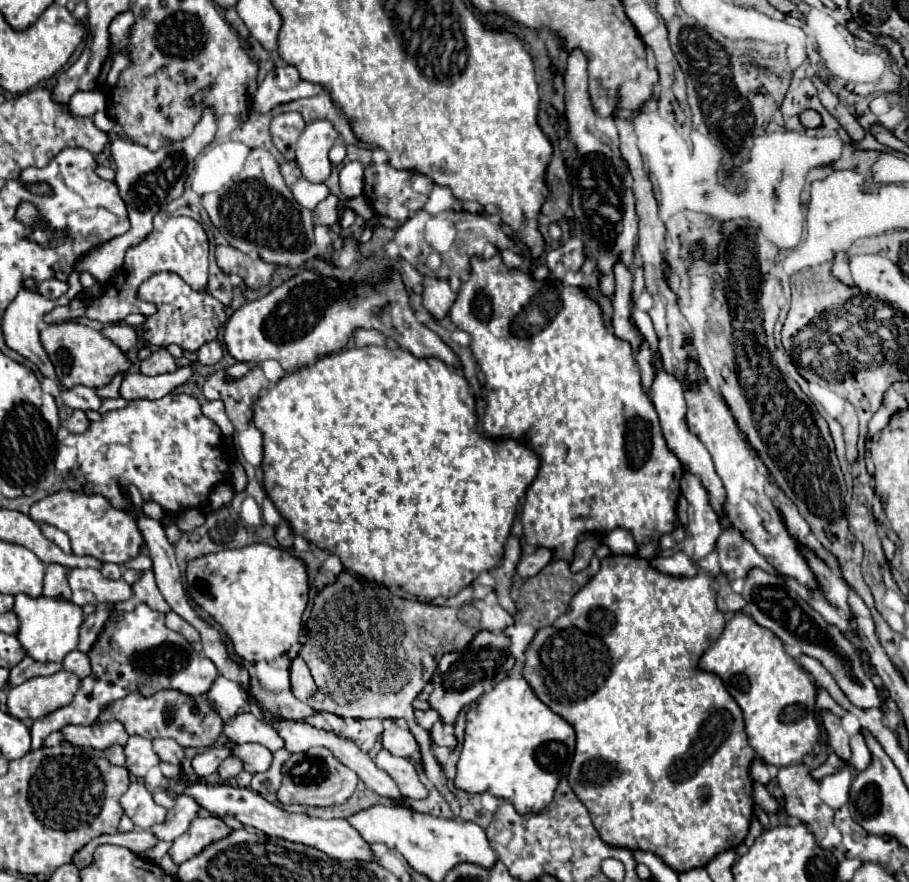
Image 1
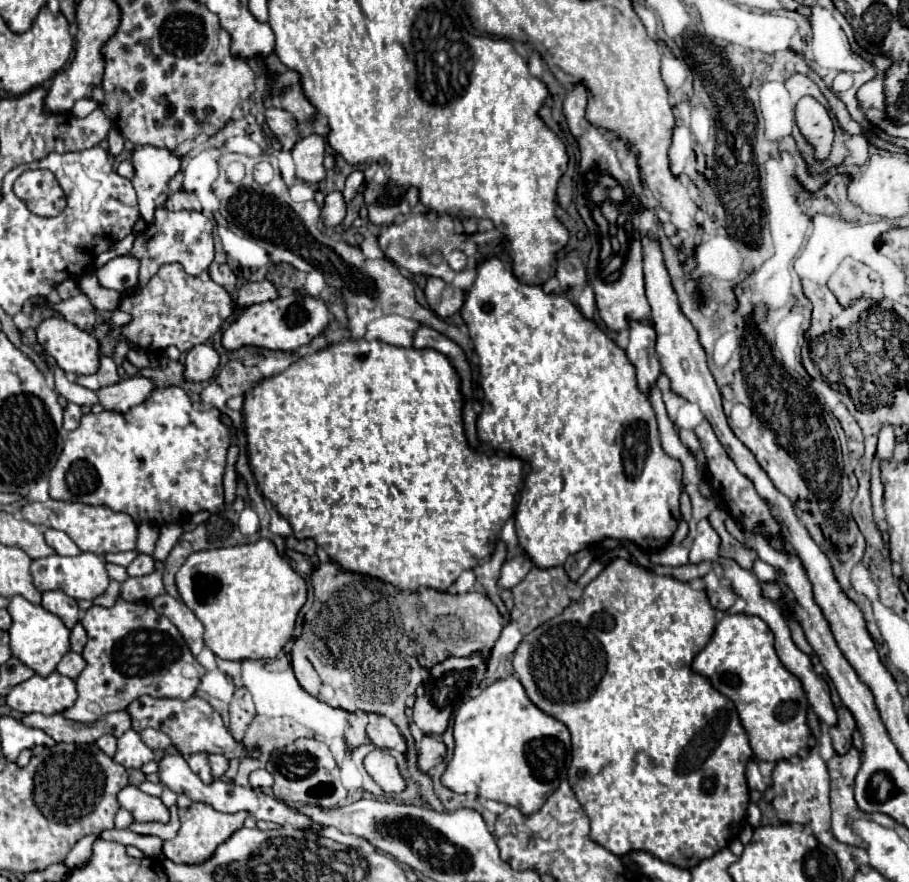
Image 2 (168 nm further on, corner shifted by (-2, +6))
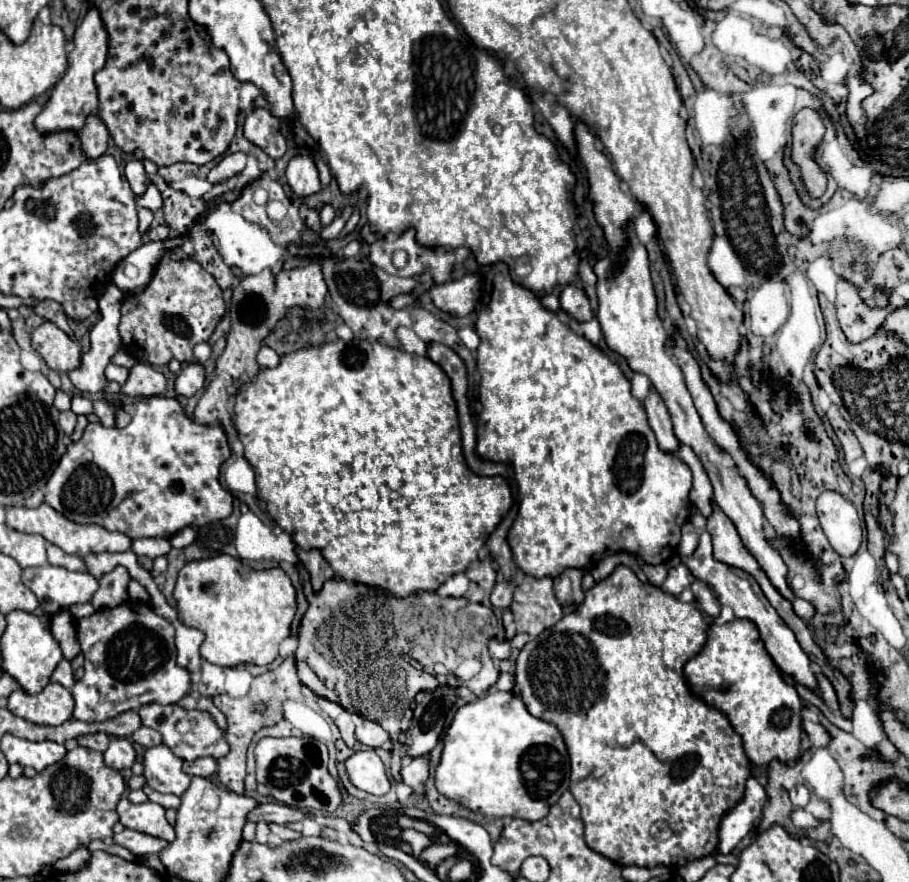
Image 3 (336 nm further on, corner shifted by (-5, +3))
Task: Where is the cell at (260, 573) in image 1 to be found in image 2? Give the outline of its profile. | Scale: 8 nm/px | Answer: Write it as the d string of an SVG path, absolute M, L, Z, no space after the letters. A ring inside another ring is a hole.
M259 539L257 543L249 545L191 553L183 567L177 571L175 585L183 603L205 625L205 647L211 649L217 657L229 661L275 659L285 643L293 637L295 619L307 595L305 581L283 557L277 555L277 549L269 539Z

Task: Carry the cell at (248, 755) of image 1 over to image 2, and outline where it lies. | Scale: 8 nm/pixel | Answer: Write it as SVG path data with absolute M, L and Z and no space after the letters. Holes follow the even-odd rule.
M143 695L135 699L129 707L127 713L133 719L133 729L141 731L147 727L161 729L165 735L169 735L171 743L179 749L181 755L193 755L193 753L223 753L229 759L235 757L247 757L253 755L257 757L259 751L247 751L241 743L233 739L233 735L223 727L221 715L201 697L191 697L187 701L181 699L153 699L149 695Z

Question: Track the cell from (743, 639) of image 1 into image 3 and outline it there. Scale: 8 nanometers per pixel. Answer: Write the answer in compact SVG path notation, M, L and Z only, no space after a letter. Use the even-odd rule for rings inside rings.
M734 620L728 624L712 624L708 630L708 640L706 646L696 654L692 660L686 662L684 674L688 678L688 684L694 694L698 694L704 702L712 704L714 708L722 710L730 724L736 728L736 732L742 736L746 756L750 758L752 764L764 766L770 760L796 760L800 756L800 736L802 736L802 700L792 684L788 684L780 670L776 668L774 660L764 648L764 642L760 640L760 632L754 622L750 620Z

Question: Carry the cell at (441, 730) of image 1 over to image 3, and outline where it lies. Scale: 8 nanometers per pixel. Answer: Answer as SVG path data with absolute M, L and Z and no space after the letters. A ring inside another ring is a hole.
M428 756L404 758L400 774L402 774L404 784L414 788L414 792L422 792L424 790L424 782L430 776L430 760L428 760Z

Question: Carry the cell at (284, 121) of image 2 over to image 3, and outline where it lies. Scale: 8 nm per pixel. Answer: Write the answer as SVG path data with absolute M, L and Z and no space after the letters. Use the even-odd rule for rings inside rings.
M256 108L250 118L246 118L244 136L274 160L282 158L286 152L286 138L280 132L280 118L276 118L268 108Z

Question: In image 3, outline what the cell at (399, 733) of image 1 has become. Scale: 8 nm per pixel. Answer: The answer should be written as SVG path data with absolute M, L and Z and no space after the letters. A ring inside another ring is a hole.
M360 720L358 728L356 728L356 738L358 738L358 742L362 742L362 744L366 744L370 748L386 748L386 750L392 750L390 734L378 722Z

